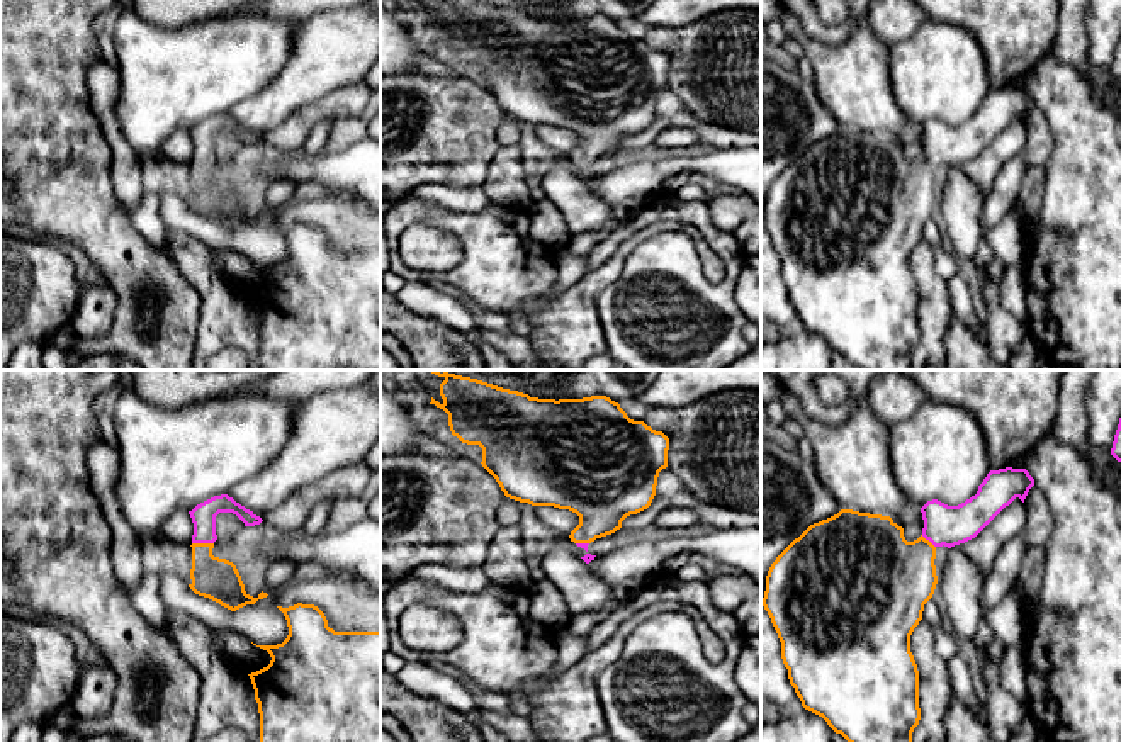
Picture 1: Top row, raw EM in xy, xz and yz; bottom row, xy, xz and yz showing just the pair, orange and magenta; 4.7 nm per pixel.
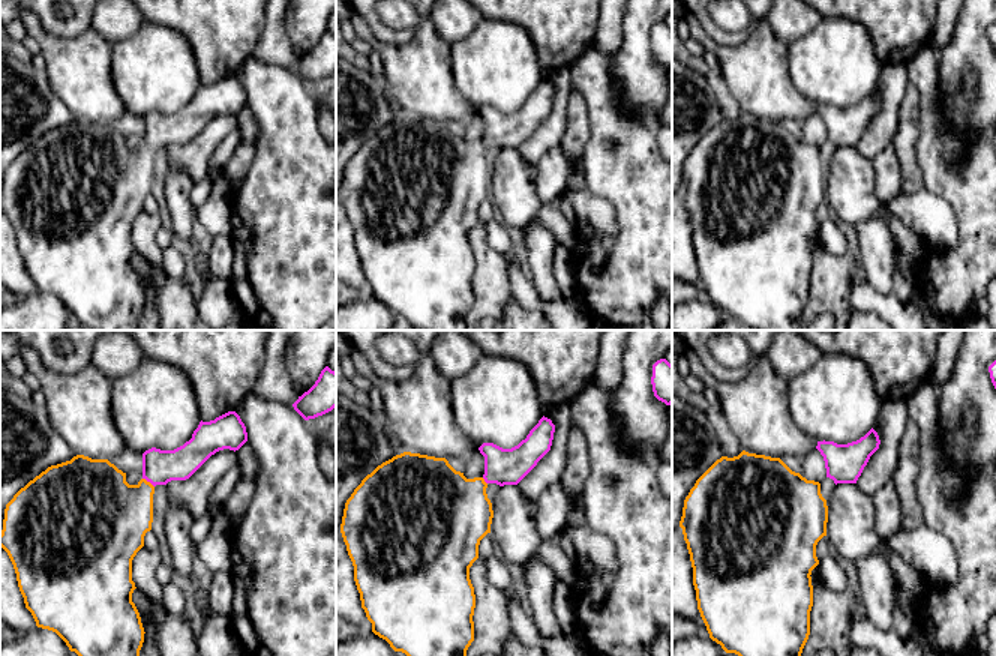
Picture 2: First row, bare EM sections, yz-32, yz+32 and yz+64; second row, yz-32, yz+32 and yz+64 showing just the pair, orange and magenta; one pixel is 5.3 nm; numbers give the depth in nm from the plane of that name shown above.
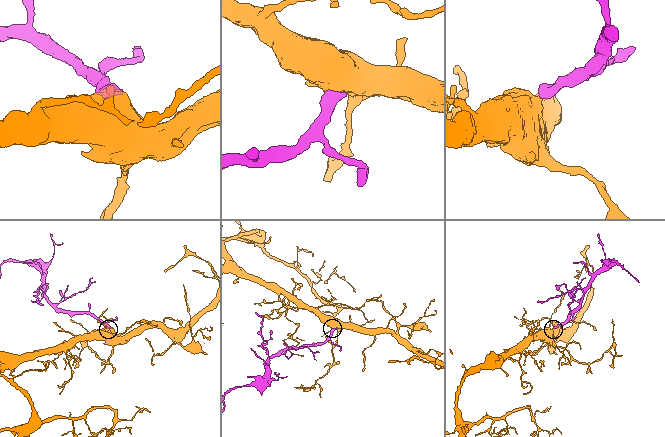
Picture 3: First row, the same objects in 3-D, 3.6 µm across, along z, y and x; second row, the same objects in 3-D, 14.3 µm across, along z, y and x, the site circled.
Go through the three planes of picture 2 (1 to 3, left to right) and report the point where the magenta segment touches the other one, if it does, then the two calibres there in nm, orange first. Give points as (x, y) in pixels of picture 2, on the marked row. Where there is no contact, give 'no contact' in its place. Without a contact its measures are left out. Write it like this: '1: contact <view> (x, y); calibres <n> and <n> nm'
1: contact yz-32 (149, 482); calibres 360 and 190 nm
2: contact yz+32 (483, 481); calibres 420 and 190 nm
3: no contact

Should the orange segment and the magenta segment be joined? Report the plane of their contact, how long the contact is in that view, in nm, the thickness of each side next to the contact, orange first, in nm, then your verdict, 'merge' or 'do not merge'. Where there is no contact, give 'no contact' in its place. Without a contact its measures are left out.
meets orange in xy; contact 100 nm long; 200 nm thick on the orange side, 110 nm on the other; merge

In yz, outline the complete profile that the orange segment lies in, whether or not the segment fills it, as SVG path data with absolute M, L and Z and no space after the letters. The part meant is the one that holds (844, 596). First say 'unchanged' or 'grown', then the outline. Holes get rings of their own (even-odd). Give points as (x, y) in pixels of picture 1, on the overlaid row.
grown; M1026 469L990 470L977 494L958 506L927 501L921 508L922 535L914 542L905 540L904 528L890 516L853 509L841 509L795 538L768 571L763 606L781 642L781 659L802 706L822 717L848 742L912 742L921 708L919 671L910 652L910 635L938 584L936 548L951 548L975 538L1016 497L1024 503L1033 486L1034 479Z

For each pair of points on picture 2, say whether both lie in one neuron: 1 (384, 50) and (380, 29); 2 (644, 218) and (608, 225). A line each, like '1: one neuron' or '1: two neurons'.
1: two neurons
2: two neurons

